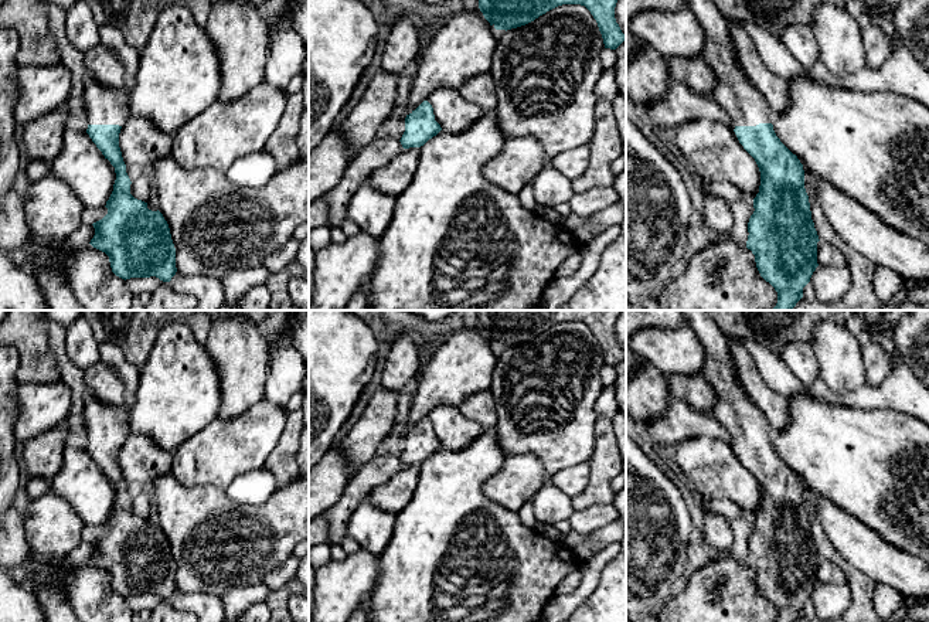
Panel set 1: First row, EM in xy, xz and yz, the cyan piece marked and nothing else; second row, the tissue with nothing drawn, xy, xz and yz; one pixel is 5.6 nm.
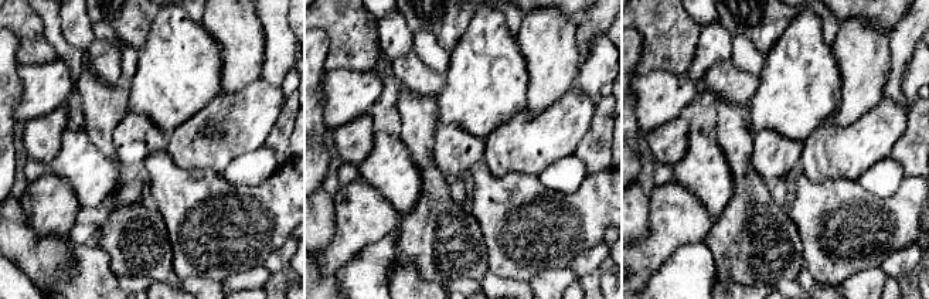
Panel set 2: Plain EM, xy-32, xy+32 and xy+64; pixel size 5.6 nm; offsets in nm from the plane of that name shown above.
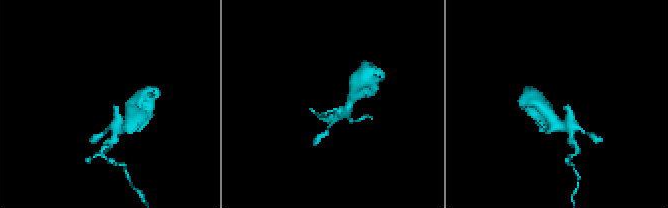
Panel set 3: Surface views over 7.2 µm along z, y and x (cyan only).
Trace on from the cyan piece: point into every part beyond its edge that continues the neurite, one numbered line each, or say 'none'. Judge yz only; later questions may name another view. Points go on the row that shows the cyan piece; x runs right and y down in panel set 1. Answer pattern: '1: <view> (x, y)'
1: yz (745, 105)

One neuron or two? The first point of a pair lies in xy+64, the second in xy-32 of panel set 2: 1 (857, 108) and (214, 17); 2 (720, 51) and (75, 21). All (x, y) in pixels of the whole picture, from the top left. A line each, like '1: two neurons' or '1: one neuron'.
1: one neuron
2: one neuron

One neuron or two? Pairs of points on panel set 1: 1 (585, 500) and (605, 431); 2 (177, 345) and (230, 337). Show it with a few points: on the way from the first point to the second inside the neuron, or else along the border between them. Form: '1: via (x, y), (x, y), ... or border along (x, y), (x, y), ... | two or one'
1: via (599, 483), (605, 466), (605, 448) | one
2: border along (204, 346), (215, 364), (218, 377) | two

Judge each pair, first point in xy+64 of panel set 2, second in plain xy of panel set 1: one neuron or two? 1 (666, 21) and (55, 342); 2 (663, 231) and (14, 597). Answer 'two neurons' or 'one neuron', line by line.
1: two neurons
2: two neurons

